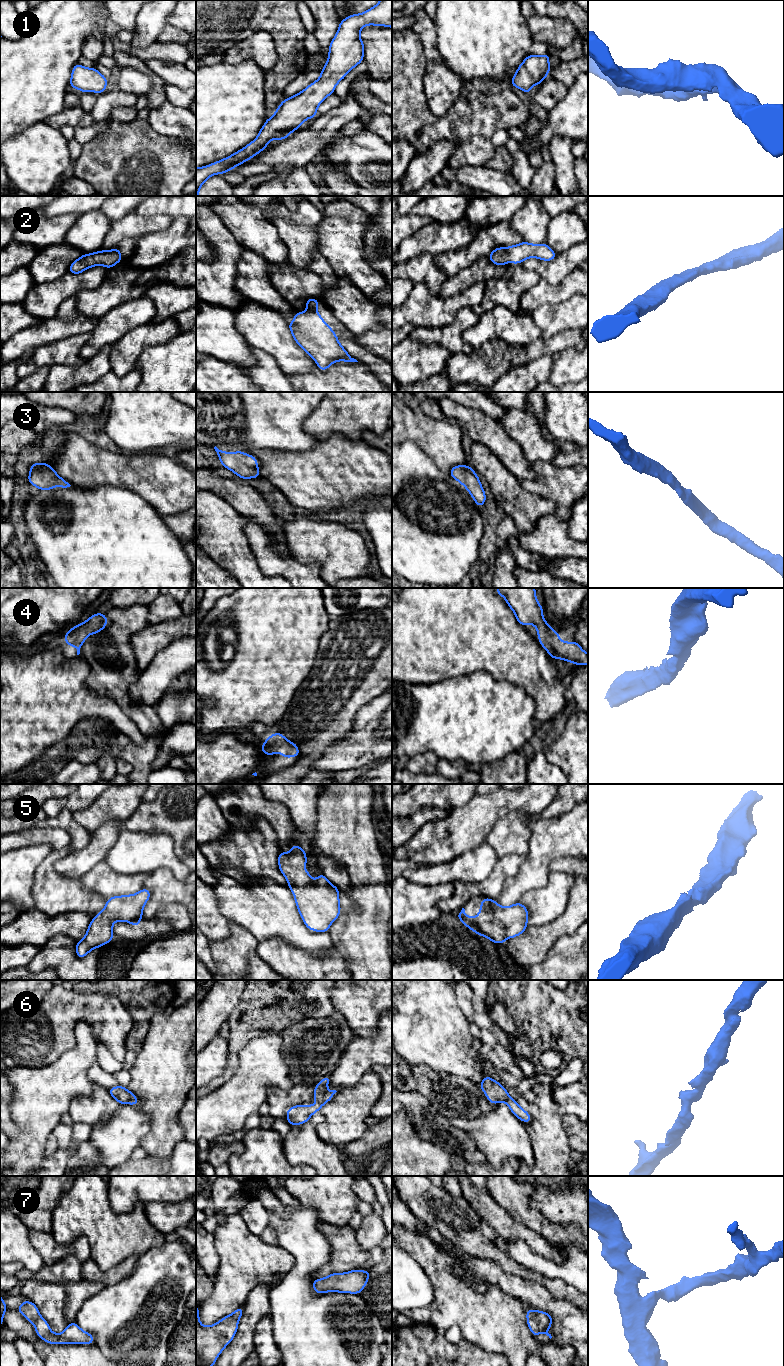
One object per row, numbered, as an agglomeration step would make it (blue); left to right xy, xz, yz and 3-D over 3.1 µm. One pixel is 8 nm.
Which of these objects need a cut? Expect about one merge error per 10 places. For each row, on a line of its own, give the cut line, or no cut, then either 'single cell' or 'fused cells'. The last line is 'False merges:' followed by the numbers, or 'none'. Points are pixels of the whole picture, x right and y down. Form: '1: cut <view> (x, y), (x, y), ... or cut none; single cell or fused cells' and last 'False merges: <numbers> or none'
1: cut none; single cell
2: cut none; single cell
3: cut none; single cell
4: cut none; single cell
5: cut none; single cell
6: cut none; single cell
7: cut none; single cell
False merges: none

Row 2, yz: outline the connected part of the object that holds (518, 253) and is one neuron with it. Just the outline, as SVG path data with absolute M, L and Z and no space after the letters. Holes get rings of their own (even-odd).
M522 241L520 244L507 248L498 247L489 254L492 264L507 266L510 261L512 264L519 264L528 258L538 258L543 261L552 261L557 254L546 243L531 244Z

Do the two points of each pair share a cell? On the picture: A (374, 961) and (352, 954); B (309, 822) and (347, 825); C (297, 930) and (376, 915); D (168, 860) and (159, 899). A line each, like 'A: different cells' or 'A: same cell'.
A: same cell
B: different cells
C: different cells
D: different cells

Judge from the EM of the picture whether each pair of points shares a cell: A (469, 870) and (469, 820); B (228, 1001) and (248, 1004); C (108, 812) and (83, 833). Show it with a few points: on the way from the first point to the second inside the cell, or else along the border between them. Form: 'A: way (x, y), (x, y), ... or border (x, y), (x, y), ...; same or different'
A: border (484, 839), (473, 849), (462, 852), (448, 862); different
B: border (244, 990), (238, 1004), (227, 1020); different
C: border (71, 813), (72, 817), (91, 833); different

